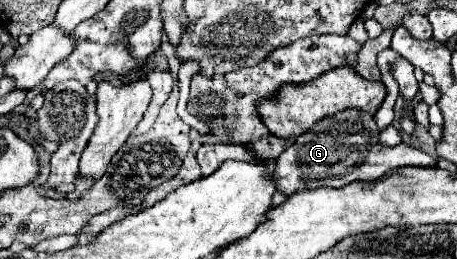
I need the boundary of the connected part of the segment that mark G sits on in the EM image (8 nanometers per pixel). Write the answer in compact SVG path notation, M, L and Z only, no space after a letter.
M355 109L339 111L333 117L319 121L311 131L299 135L295 145L285 149L273 177L277 177L277 191L293 195L303 189L319 187L345 187L355 181L373 181L395 167L437 167L437 157L431 157L411 145L383 147L377 141L377 125L373 115Z

